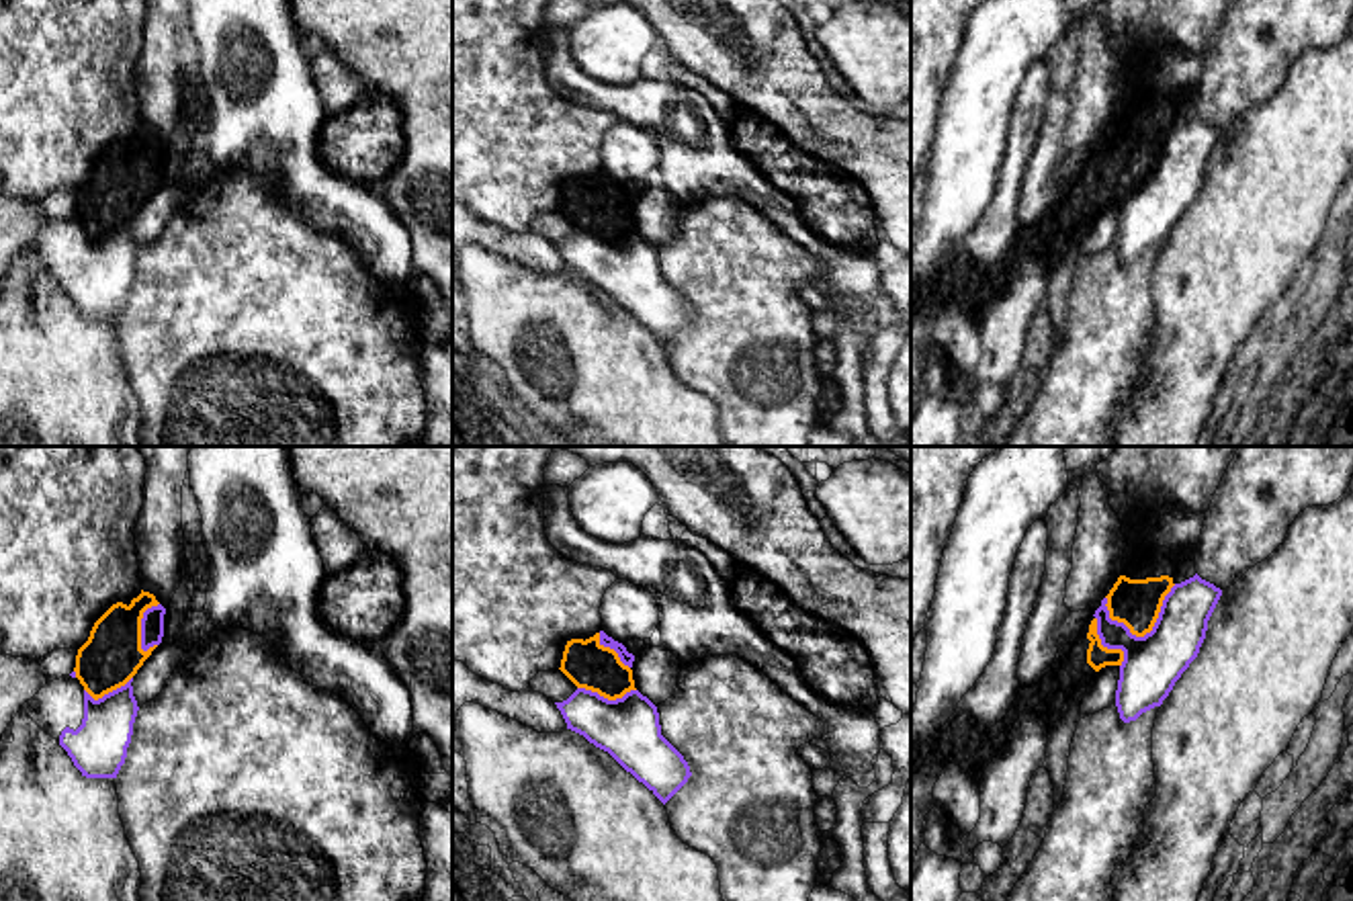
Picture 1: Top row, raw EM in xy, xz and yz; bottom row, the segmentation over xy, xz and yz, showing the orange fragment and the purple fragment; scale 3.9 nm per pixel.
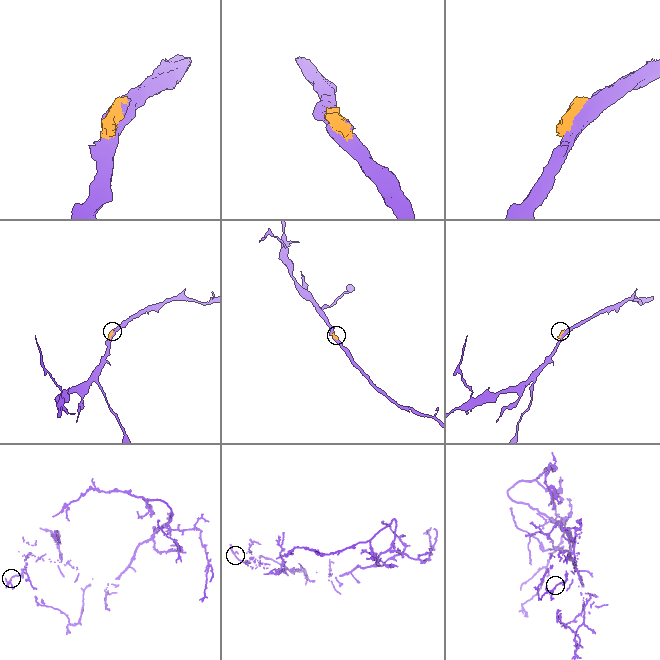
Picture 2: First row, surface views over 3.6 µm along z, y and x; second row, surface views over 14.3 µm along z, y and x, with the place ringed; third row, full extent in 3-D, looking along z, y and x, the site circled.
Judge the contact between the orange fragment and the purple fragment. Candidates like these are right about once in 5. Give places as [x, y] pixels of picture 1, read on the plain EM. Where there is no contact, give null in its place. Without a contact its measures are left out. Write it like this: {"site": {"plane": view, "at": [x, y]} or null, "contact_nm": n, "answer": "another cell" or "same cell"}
{"site": {"plane": "yz", "at": [1151, 170]}, "contact_nm": 300, "answer": "another cell"}

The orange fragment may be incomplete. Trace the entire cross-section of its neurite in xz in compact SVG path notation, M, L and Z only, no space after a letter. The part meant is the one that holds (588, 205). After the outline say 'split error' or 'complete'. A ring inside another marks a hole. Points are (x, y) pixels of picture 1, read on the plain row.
M600 174L585 182L567 182L559 211L577 229L598 233L608 242L622 240L626 233L637 231L632 211L620 203L614 190L600 184Z; complete

